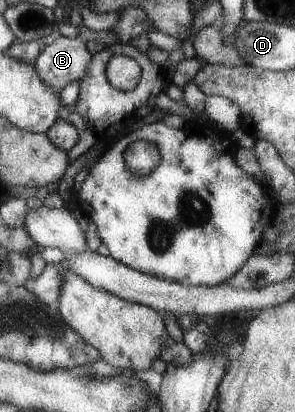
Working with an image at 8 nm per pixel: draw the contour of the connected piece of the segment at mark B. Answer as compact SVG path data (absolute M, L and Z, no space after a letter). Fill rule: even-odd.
M60 35L47 43L33 66L40 79L58 94L71 81L83 79L92 58L82 38Z

